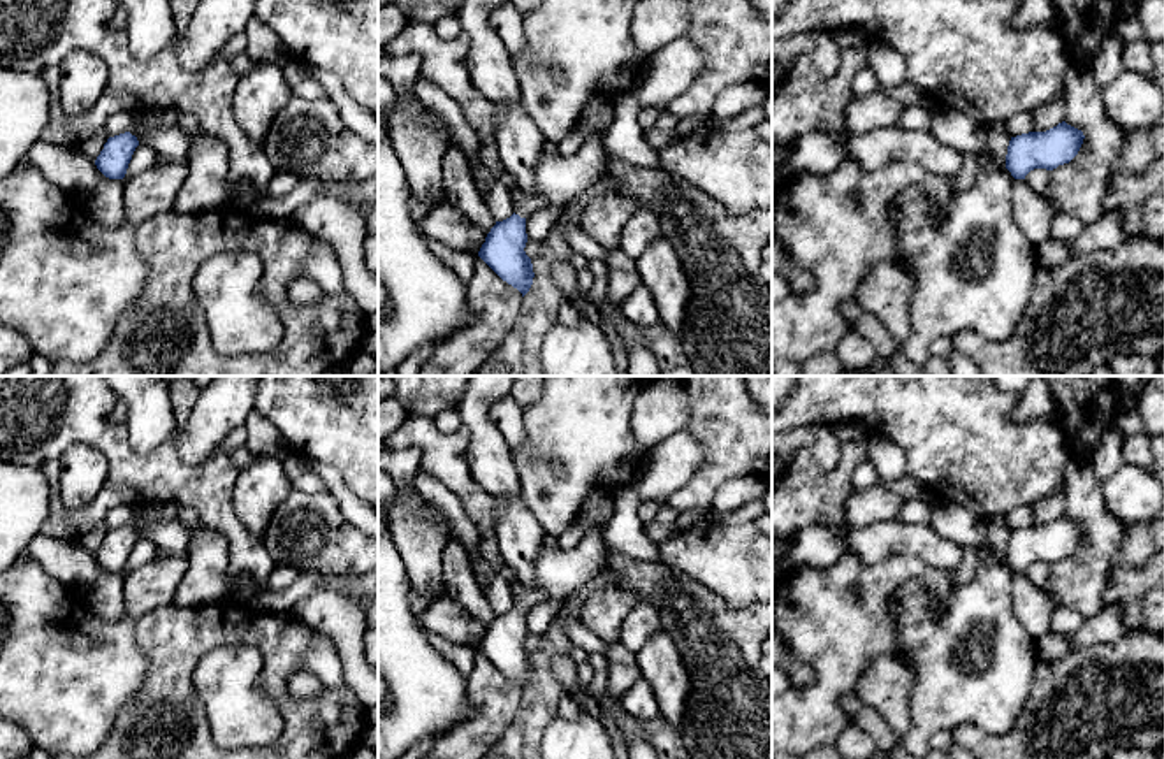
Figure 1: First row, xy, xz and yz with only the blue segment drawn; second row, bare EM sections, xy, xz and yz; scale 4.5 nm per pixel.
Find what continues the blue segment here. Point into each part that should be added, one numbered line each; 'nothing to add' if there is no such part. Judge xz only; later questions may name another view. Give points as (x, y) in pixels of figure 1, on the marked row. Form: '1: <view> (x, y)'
1: xz (524, 206)

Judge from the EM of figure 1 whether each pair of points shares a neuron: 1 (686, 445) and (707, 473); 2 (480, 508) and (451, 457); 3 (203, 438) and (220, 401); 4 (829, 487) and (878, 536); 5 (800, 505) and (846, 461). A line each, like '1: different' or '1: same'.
1: different
2: same
3: same
4: different
5: same

